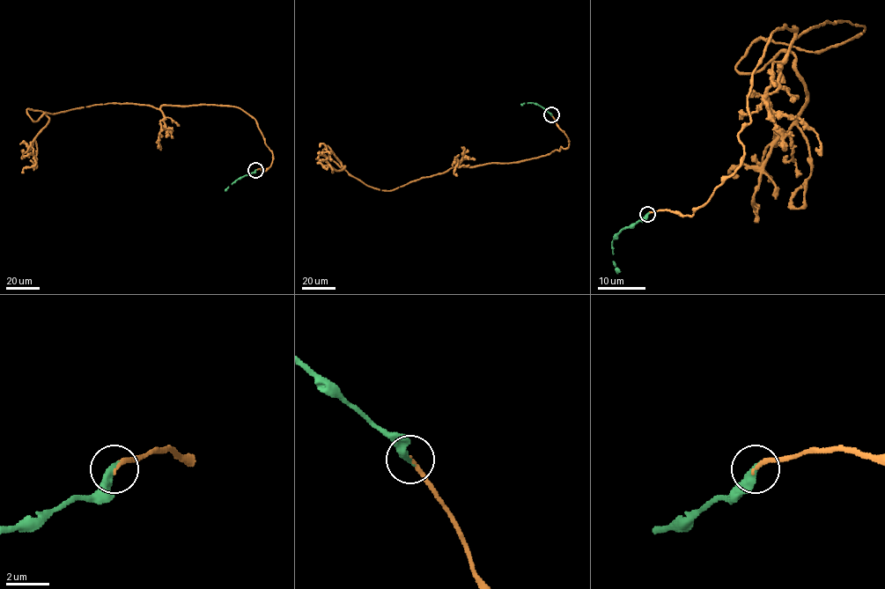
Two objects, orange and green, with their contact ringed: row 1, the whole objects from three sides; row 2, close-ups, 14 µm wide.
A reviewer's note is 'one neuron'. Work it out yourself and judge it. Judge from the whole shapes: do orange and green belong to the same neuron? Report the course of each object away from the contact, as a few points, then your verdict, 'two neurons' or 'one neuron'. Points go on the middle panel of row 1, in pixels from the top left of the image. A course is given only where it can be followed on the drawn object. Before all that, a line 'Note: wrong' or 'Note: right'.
Note: right
orange runs (551, 114), (565, 149), (391, 190), (353, 177), (328, 145), (342, 170), (317, 153); green runs (551, 114), (532, 103), (521, 105); one neuron

